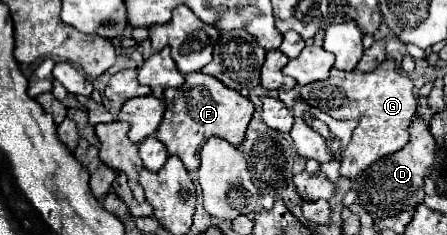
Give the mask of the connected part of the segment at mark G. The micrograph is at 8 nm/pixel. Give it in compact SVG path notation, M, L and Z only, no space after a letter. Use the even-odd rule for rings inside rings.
M384 60L380 68L362 74L362 72L342 72L332 68L330 76L322 82L312 82L300 88L300 98L330 114L336 120L356 120L358 126L352 134L352 140L346 152L340 158L340 174L346 178L358 176L372 162L398 152L408 142L408 126L416 116L418 100L414 94L412 80L396 70L392 60Z

